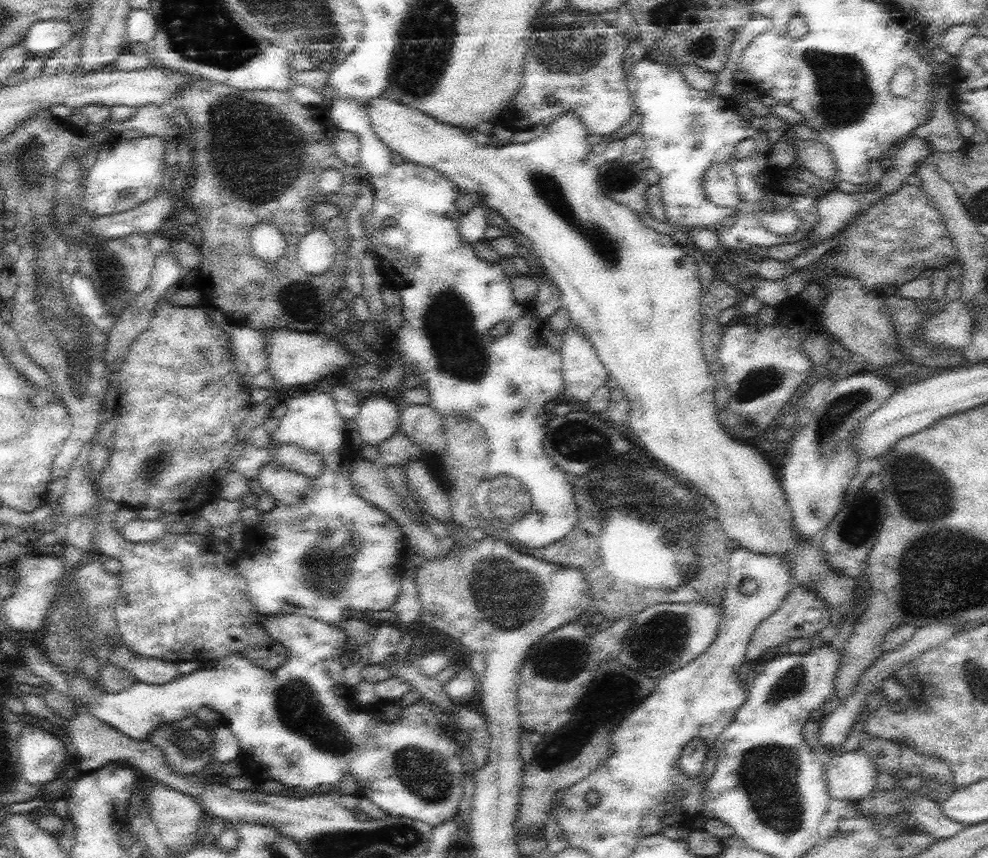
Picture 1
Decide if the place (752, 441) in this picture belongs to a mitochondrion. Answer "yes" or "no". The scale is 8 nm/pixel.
no

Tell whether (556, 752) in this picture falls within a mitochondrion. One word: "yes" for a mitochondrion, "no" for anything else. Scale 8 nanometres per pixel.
yes

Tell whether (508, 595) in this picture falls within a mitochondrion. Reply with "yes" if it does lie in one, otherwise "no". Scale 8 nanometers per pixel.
yes

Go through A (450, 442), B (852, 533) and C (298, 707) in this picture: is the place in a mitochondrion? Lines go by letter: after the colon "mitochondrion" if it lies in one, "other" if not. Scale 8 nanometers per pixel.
A: other
B: mitochondrion
C: mitochondrion

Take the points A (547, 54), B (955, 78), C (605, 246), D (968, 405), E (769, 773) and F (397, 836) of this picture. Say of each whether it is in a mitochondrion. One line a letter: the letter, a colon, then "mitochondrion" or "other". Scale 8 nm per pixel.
A: mitochondrion
B: other
C: mitochondrion
D: other
E: mitochondrion
F: mitochondrion

